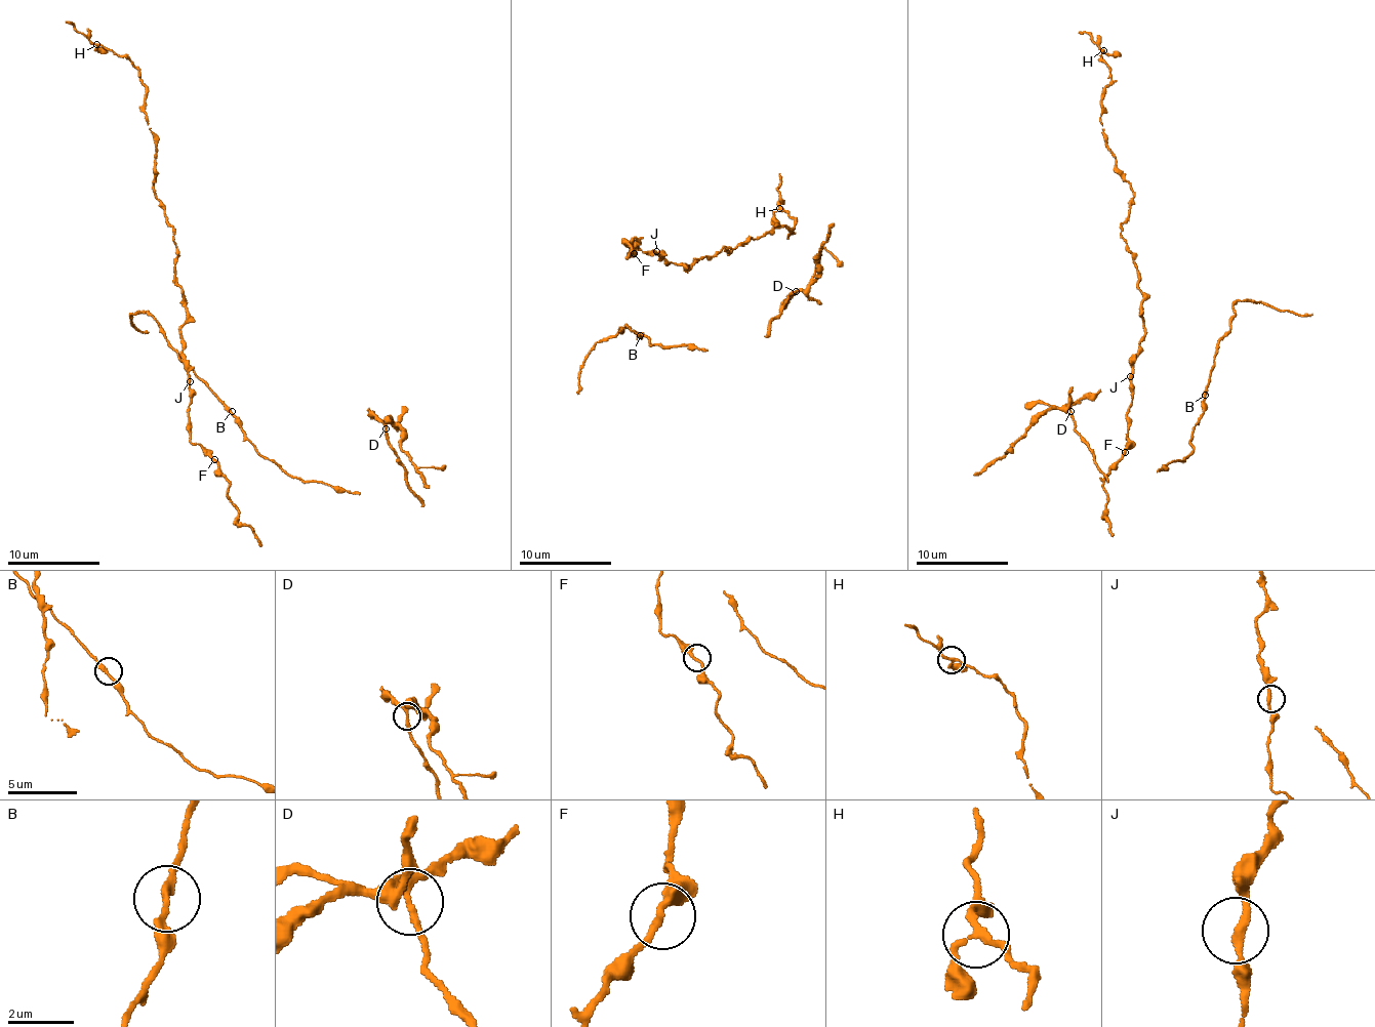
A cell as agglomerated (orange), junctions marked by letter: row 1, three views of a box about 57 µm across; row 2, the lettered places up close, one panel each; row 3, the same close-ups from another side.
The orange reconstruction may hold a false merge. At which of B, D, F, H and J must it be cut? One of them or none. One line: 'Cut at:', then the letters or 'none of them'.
Cut at: D

